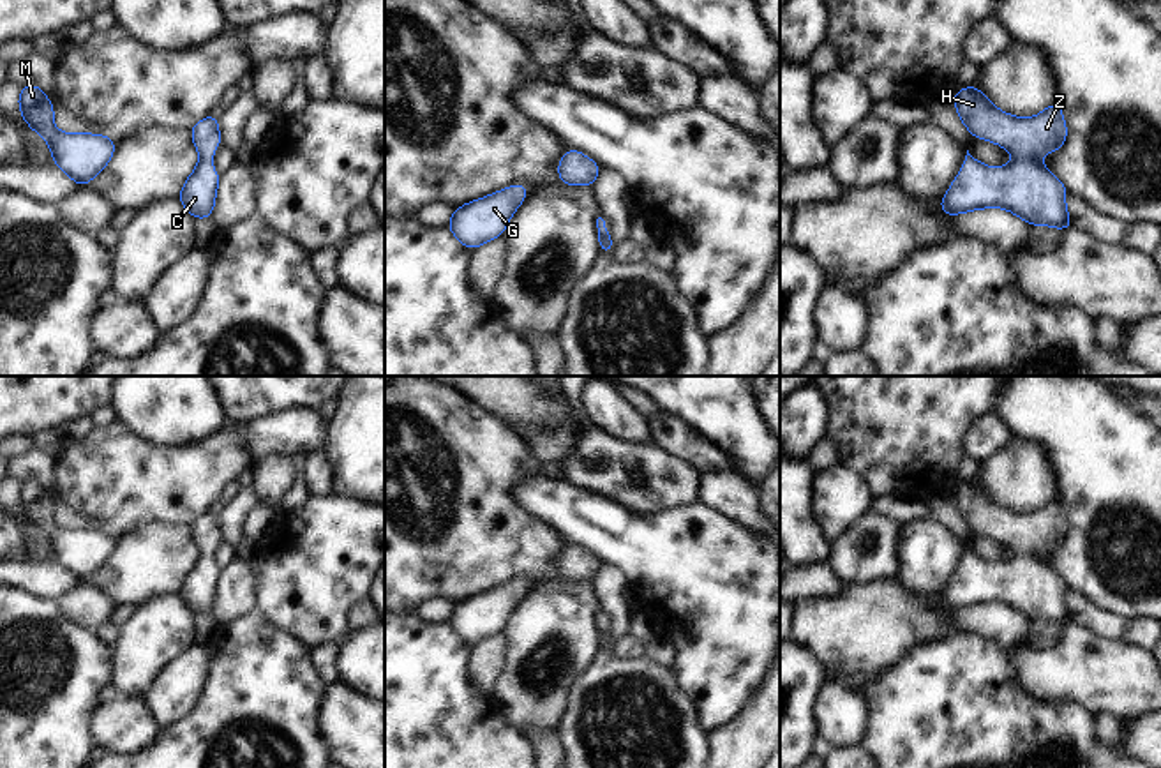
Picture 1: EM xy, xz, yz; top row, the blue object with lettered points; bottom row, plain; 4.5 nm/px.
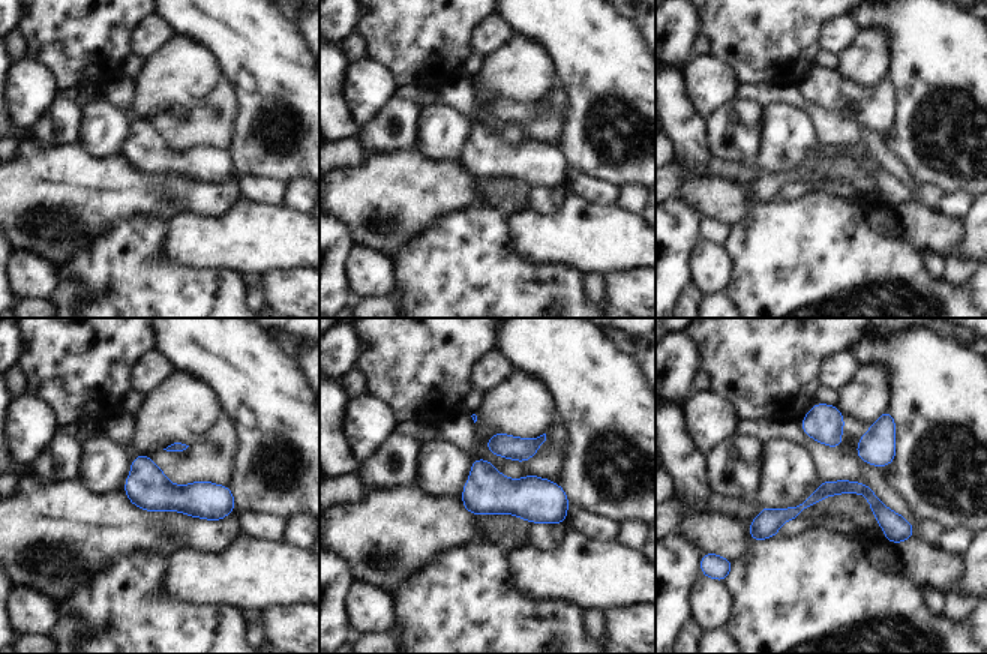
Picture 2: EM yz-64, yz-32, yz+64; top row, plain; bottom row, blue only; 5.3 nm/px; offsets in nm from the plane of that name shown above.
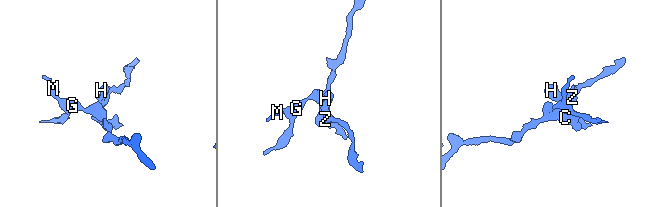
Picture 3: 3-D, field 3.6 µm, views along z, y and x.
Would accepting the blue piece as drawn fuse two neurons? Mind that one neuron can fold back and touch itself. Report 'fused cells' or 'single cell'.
single cell

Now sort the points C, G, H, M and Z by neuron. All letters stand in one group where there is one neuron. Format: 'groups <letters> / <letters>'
groups C G H M Z

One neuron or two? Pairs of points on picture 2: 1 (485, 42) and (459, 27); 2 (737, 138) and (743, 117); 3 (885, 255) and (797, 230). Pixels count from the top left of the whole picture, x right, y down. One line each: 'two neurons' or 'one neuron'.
1: two neurons
2: one neuron
3: one neuron

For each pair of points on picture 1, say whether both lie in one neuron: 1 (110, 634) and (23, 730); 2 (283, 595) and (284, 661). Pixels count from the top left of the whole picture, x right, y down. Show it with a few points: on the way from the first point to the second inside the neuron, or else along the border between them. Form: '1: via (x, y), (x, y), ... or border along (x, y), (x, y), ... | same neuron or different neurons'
1: border along (90, 631), (101, 643), (110, 647) | different neurons
2: border along (254, 611), (297, 638), (309, 650) | different neurons

